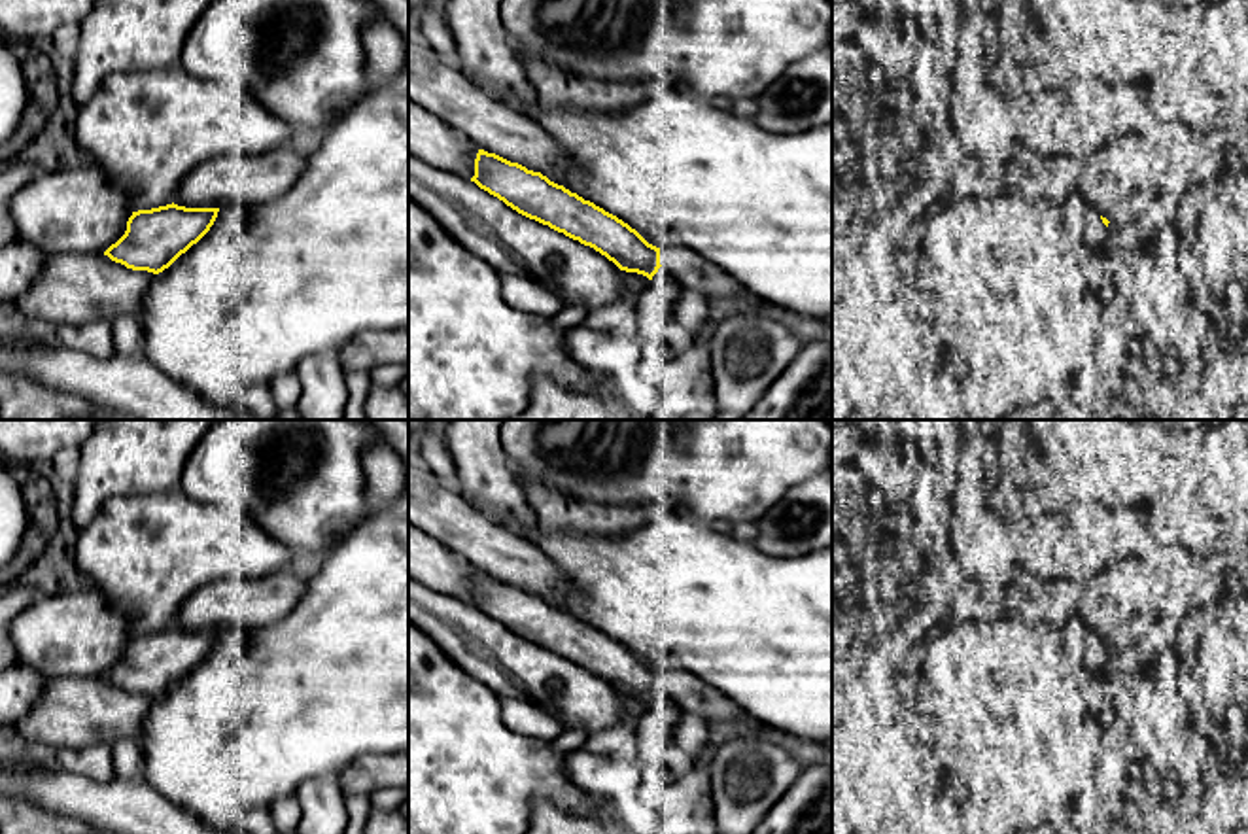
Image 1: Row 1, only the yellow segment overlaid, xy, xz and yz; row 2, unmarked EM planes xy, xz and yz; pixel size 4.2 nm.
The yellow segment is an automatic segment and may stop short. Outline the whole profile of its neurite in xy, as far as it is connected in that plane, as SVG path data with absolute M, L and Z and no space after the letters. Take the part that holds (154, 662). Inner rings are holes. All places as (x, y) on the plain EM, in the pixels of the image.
M174 626L132 635L125 658L104 679L127 692L159 698L210 654L217 635Z

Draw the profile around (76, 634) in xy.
M93 586L40 596L11 624L17 664L43 677L104 677L127 654L132 626Z

